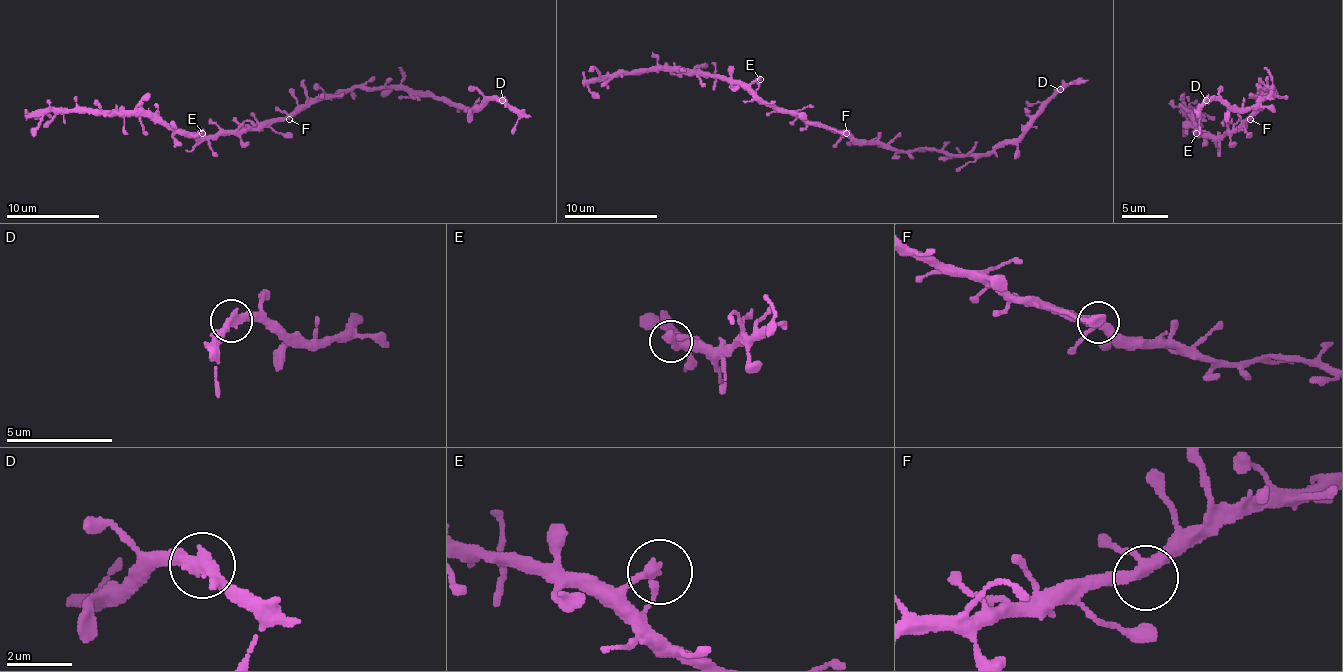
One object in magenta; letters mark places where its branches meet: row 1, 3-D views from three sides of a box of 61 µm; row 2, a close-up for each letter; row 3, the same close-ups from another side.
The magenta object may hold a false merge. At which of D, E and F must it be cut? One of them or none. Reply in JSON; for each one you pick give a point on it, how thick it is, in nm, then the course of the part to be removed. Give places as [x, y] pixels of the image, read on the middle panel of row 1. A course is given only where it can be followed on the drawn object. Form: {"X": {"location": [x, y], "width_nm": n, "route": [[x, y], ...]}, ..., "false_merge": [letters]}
{"false_merge": []}

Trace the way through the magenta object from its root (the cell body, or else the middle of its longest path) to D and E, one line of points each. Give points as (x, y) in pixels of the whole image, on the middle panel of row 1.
D: (844, 133), (902, 152), (939, 149), (944, 154), (990, 154), (1011, 142), (1060, 89)
E: (844, 133), (769, 107), (755, 93), (760, 79)

